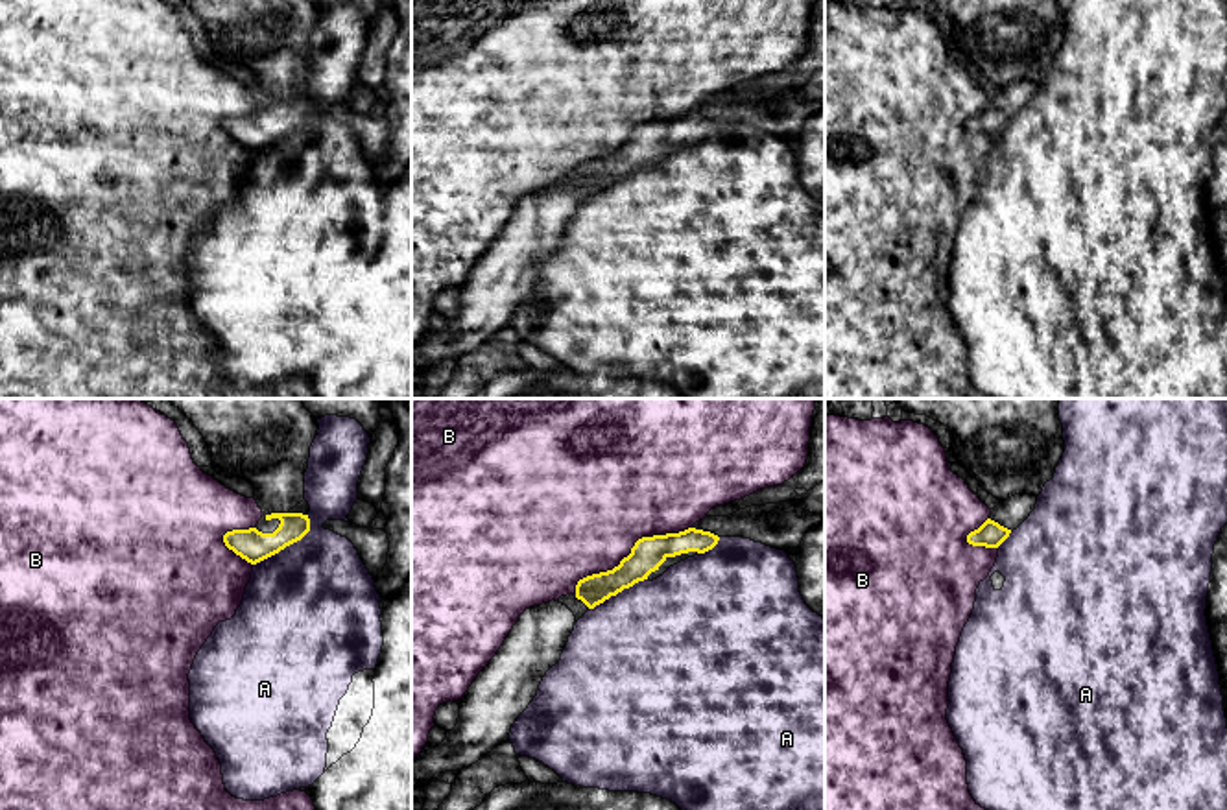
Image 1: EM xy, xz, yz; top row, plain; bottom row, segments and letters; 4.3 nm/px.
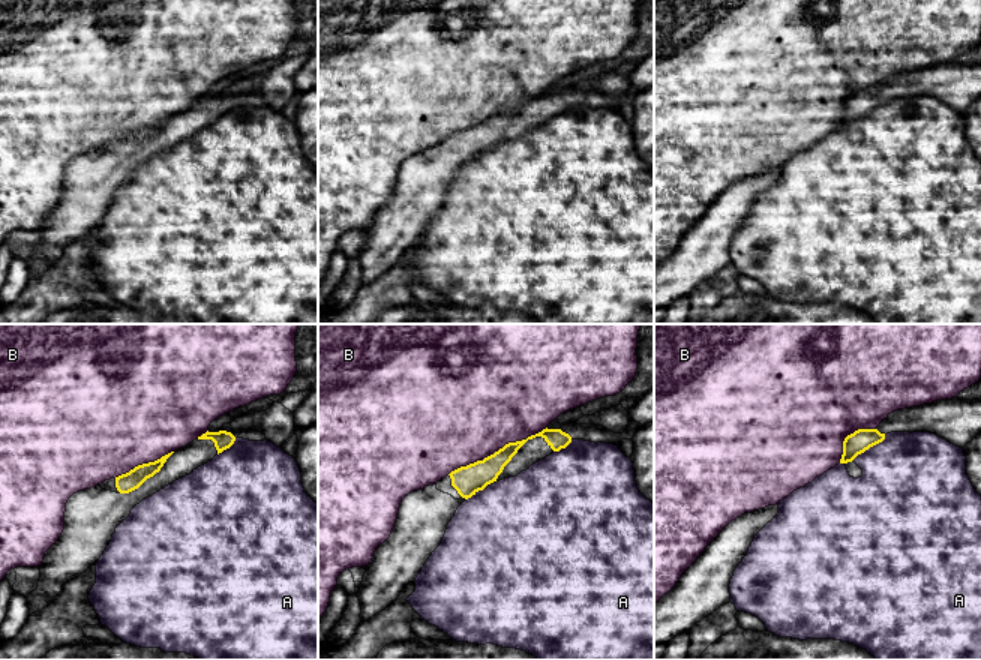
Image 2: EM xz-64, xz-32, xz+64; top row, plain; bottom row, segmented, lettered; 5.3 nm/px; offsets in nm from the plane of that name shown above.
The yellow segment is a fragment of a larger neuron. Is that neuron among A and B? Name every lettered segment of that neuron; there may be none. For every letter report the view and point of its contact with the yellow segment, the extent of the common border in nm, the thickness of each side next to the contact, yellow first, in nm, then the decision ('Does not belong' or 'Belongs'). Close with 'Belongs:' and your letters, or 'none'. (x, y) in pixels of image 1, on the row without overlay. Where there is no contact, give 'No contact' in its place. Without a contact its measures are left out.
A: Touches yellow at xy (288, 131). Shared border 340 nm. Thickness 140 nm (yellow) against 500 nm. Does not belong
B: Touches yellow at xz (631, 139). Shared border 600 nm. Thickness 150 nm (yellow) against 480 nm. Does not belong
Belongs: none

